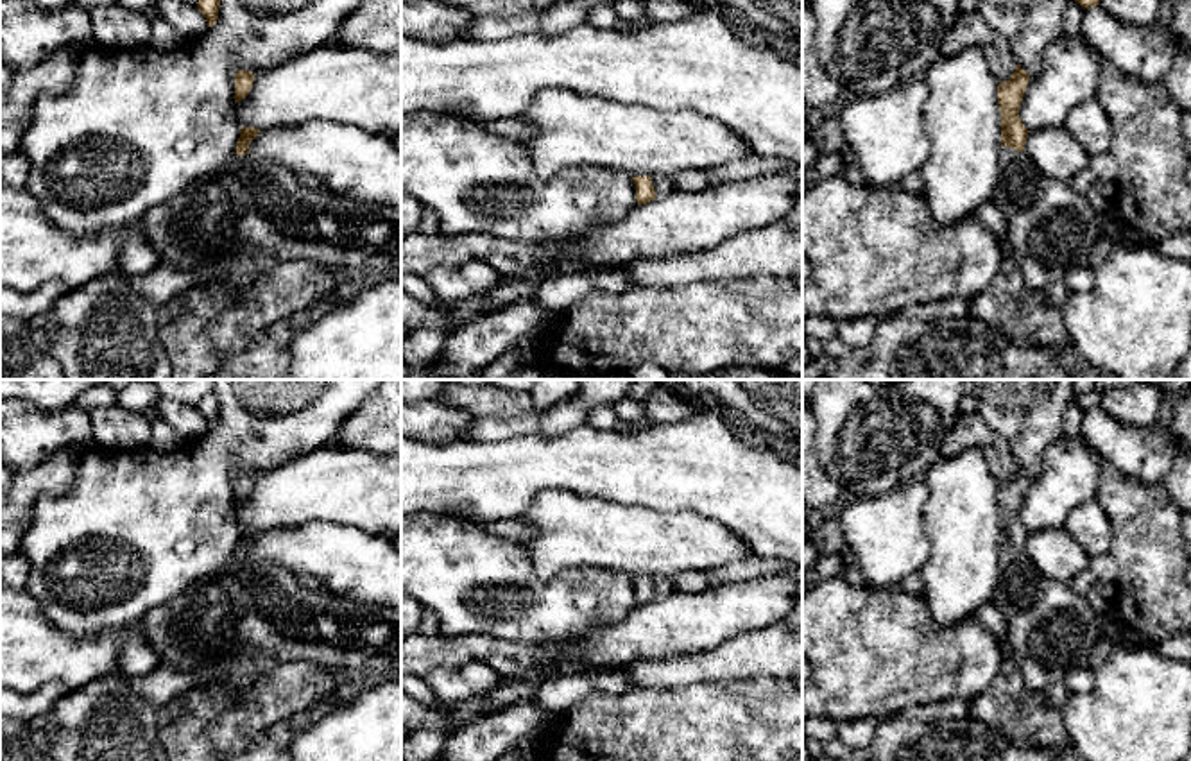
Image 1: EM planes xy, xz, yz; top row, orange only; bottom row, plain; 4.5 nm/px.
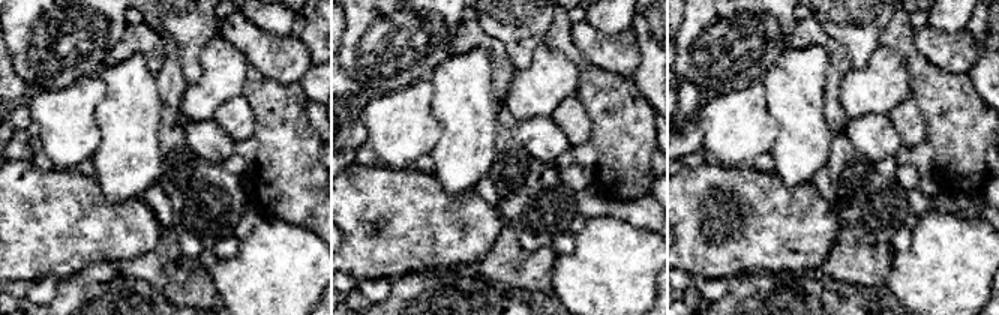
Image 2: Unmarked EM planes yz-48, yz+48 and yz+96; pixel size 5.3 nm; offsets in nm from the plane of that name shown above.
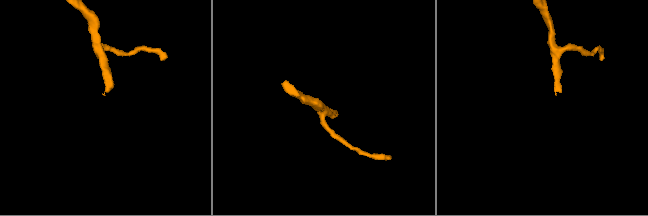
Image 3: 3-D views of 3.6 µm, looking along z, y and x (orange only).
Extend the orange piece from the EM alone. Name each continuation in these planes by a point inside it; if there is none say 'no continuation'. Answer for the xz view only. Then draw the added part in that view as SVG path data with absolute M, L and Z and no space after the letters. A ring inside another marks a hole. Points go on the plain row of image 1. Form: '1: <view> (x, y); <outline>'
1: xz (663, 586); M652 577L652 587L655 591L655 600L666 598L675 593L673 578L670 577Z

